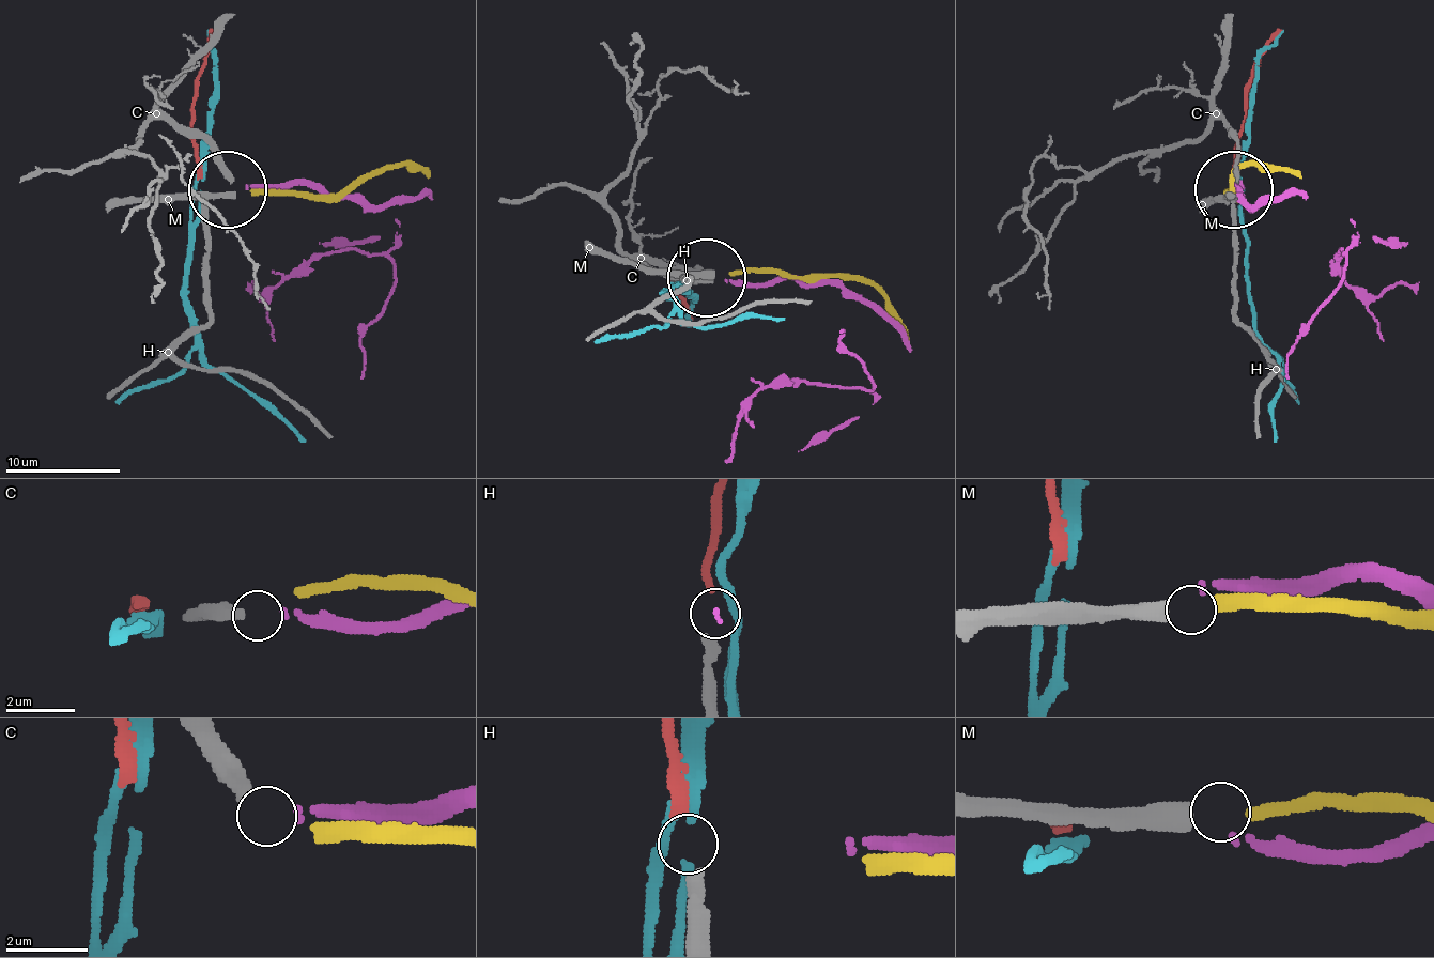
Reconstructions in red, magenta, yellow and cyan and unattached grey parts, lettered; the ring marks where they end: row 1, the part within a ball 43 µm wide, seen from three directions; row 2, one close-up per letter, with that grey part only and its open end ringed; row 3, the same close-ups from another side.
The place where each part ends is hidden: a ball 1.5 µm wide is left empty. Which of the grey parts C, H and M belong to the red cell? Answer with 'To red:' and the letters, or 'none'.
To red: none

